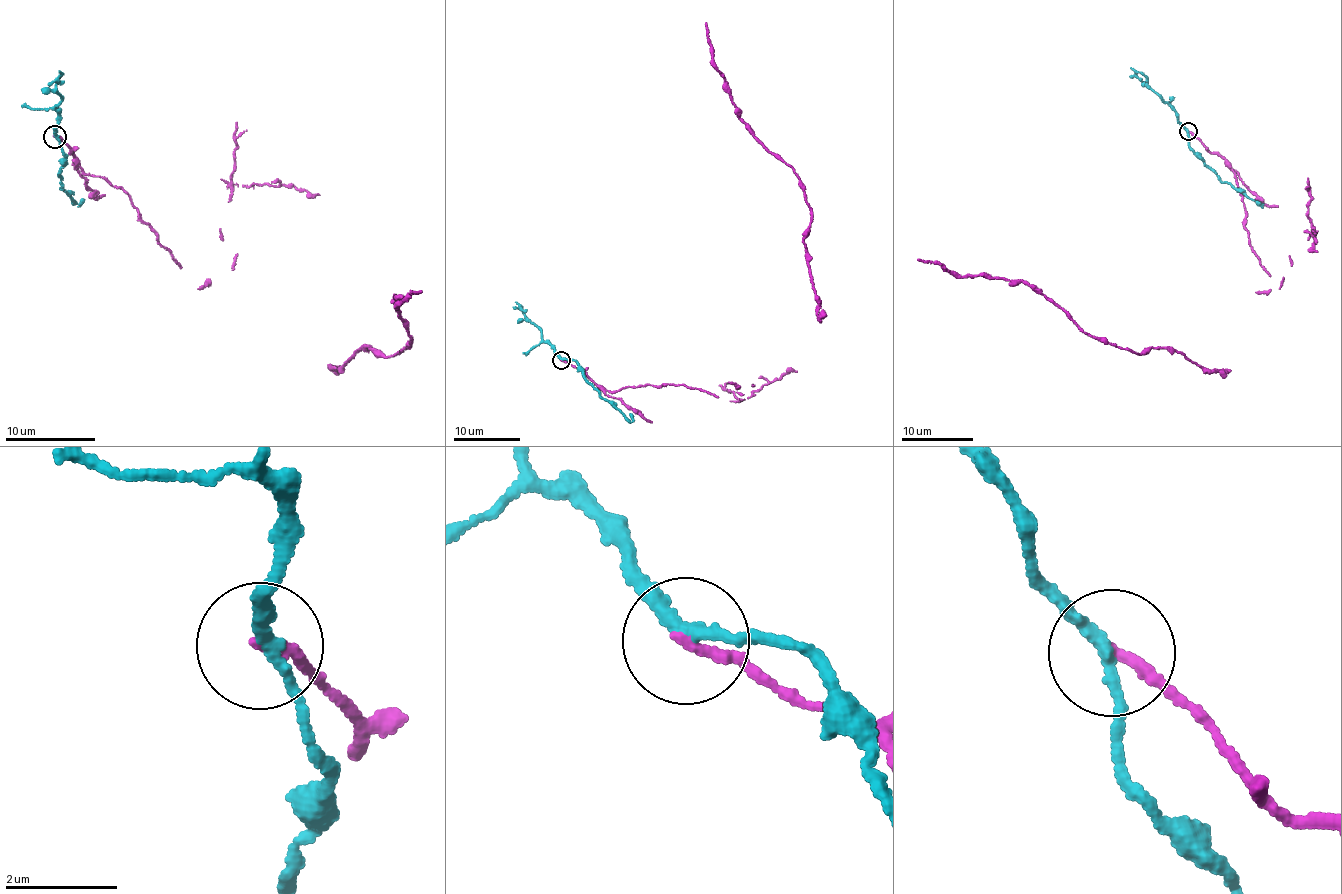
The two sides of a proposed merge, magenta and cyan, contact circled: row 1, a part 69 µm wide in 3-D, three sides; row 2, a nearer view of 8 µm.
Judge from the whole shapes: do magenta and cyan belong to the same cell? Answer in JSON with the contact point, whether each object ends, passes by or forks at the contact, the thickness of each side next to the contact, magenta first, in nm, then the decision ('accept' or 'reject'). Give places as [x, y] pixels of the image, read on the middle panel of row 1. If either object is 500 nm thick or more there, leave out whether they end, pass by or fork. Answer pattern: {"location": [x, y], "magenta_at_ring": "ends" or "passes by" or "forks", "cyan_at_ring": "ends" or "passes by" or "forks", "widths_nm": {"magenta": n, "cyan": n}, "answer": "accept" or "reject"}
{"location": [561, 360], "magenta_at_ring": "ends", "cyan_at_ring": "passes by", "widths_nm": {"magenta": 200, "cyan": 200}, "answer": "reject"}

